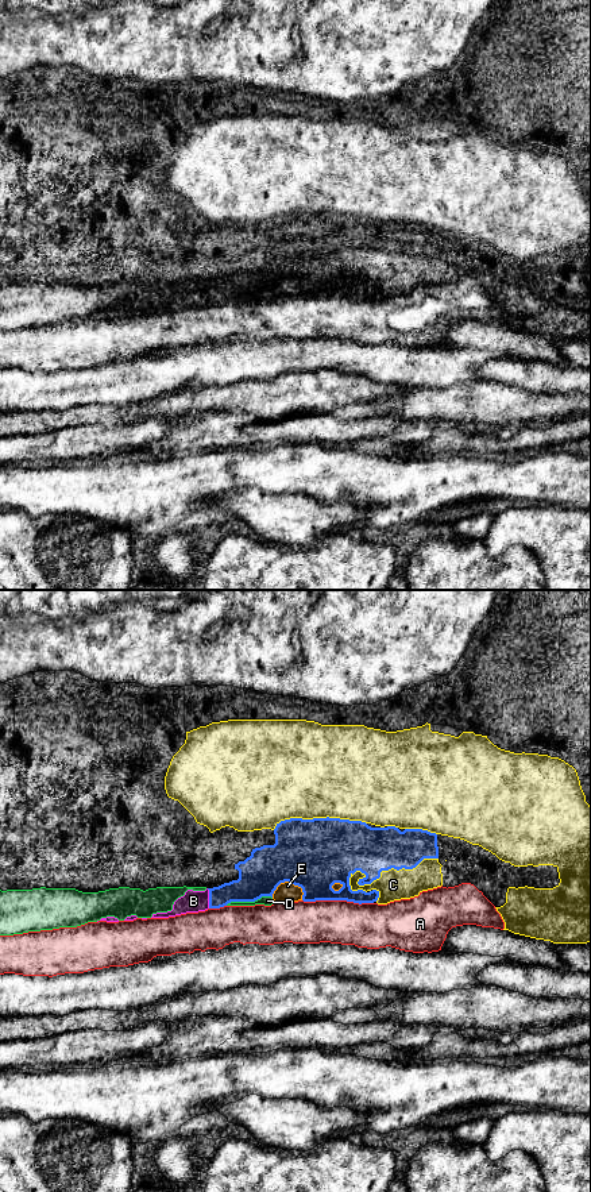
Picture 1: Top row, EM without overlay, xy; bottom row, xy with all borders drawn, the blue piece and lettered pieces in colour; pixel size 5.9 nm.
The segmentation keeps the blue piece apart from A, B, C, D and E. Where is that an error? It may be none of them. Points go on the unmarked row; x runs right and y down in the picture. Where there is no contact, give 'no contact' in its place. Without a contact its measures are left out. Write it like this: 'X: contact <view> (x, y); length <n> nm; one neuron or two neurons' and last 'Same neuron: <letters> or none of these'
A: contact xy (338, 294); length 420 nm; two neurons
B: contact xy (209, 293); length 120 nm; two neurons
C: contact xy (381, 266); length 550 nm; one neuron
D: contact xy (248, 296); length 280 nm; two neurons
E: contact xy (286, 276); length 200 nm; two neurons
Same neuron: C

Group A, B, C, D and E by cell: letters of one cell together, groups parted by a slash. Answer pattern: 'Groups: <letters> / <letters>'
Groups: A / B / C / D E

